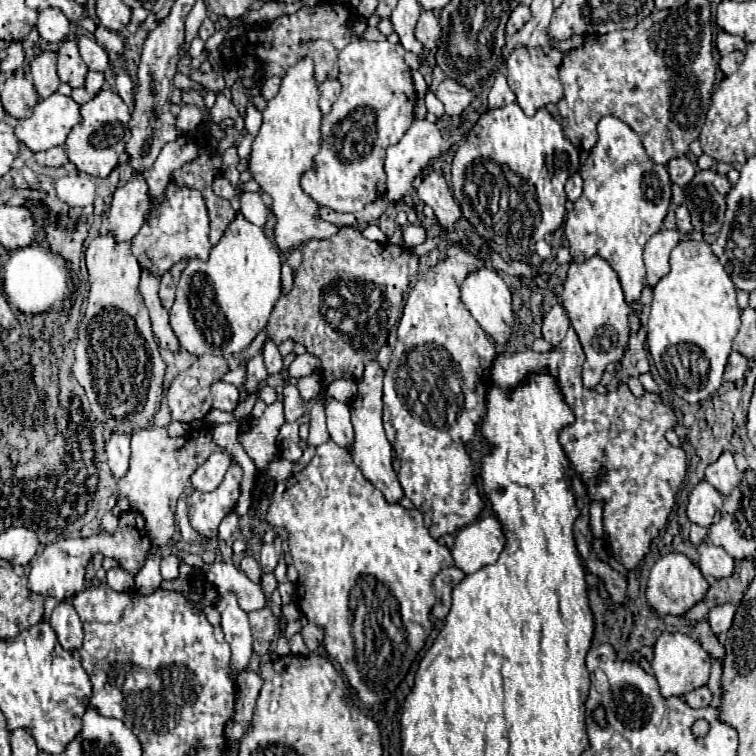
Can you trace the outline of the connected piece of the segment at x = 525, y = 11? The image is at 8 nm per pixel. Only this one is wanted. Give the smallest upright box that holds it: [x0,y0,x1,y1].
[505,6,531,38]

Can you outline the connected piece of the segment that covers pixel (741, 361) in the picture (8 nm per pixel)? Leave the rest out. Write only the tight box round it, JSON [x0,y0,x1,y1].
[723,350,749,382]

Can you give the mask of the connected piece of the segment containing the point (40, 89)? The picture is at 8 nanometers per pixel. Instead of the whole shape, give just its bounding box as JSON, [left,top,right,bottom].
[31,52,61,98]

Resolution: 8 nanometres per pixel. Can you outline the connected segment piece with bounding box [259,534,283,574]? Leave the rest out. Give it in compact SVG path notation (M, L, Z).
M277 534L277 538L273 542L263 544L263 548L261 548L261 560L259 560L261 568L263 568L263 574L275 570L277 560L281 556L281 542L283 542L283 538L281 538L281 534Z

